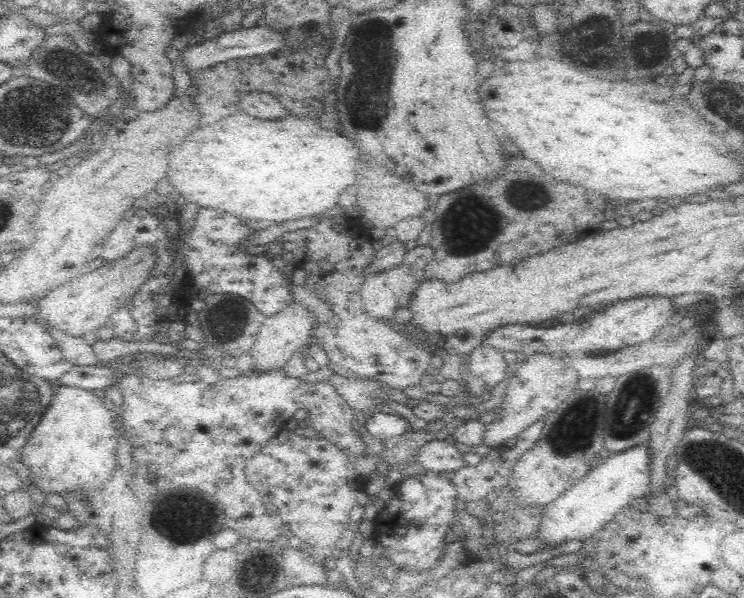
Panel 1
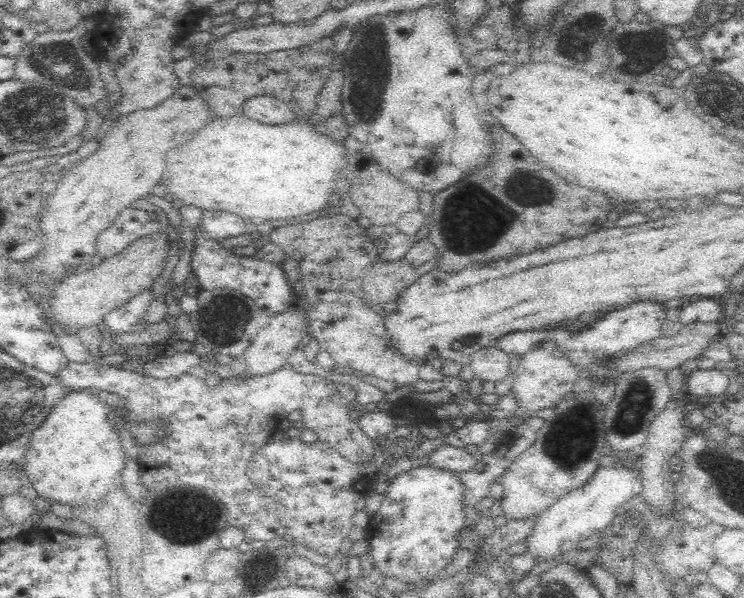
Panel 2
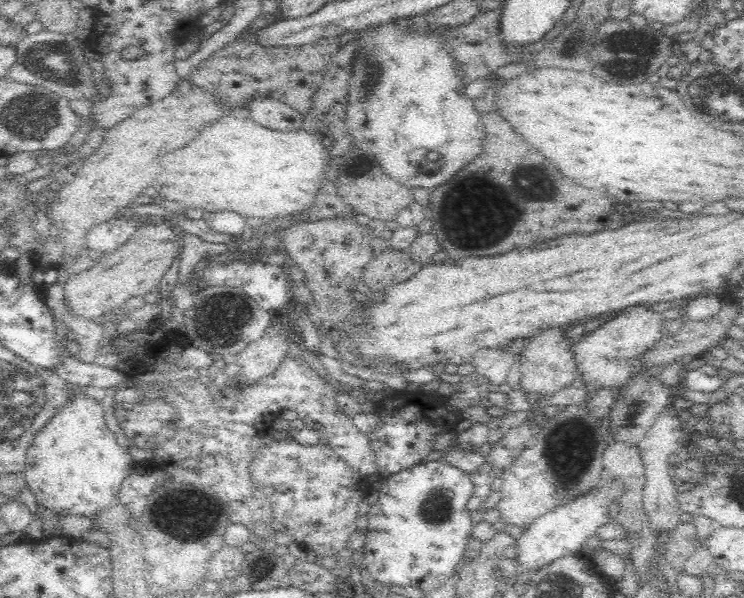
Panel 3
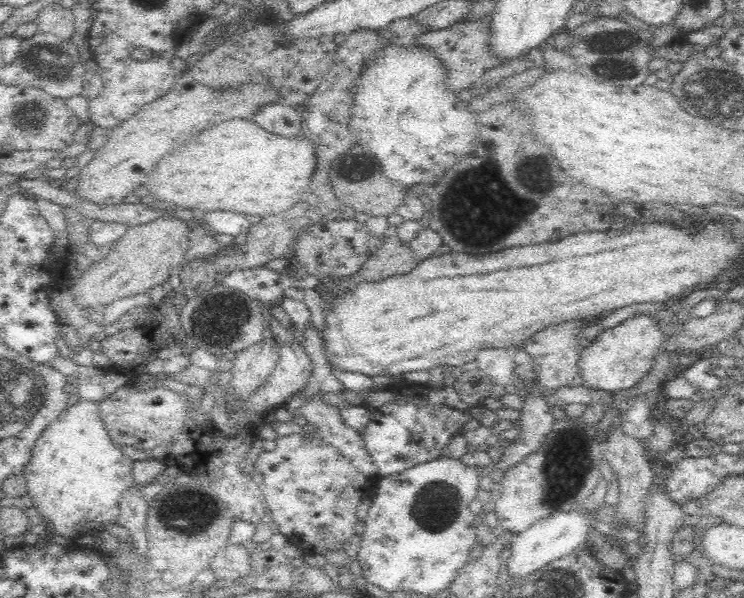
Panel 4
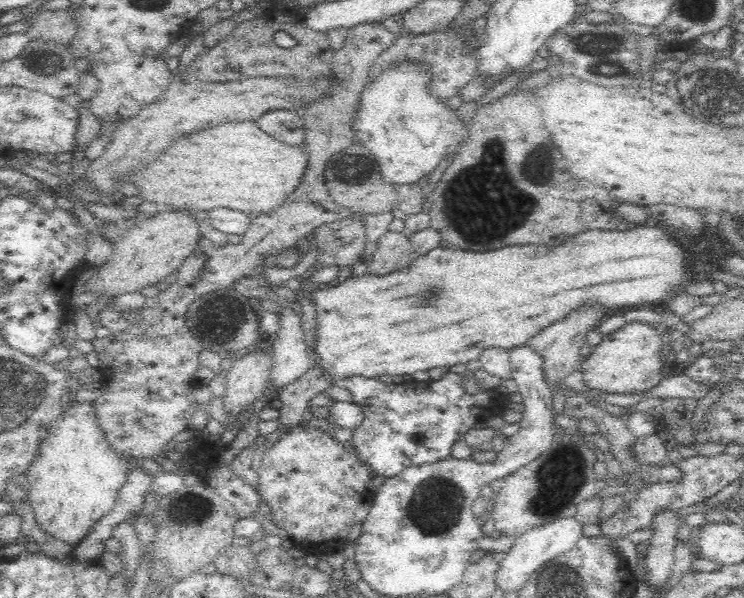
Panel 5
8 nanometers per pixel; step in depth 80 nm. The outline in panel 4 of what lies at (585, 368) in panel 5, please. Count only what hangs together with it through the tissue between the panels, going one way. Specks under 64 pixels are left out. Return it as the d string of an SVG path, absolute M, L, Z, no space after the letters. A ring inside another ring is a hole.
M638 313L619 322L612 328L604 329L596 335L587 346L580 347L578 368L583 380L583 386L590 390L619 391L632 388L648 370L652 368L653 359L659 354L668 330L652 314Z

